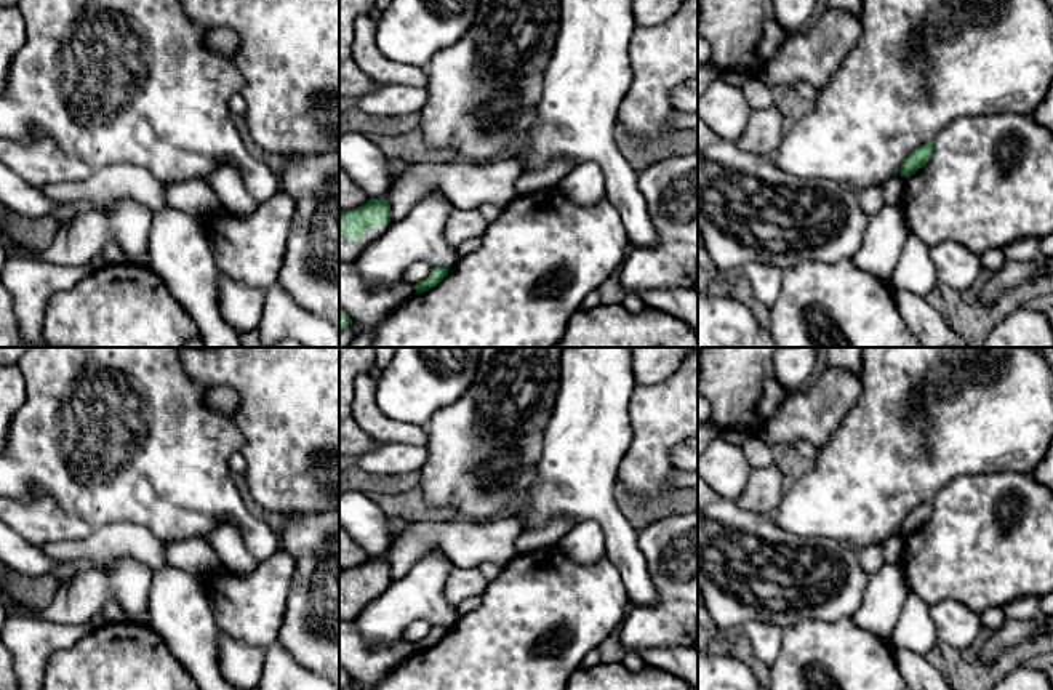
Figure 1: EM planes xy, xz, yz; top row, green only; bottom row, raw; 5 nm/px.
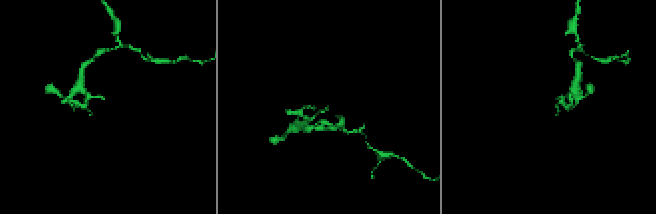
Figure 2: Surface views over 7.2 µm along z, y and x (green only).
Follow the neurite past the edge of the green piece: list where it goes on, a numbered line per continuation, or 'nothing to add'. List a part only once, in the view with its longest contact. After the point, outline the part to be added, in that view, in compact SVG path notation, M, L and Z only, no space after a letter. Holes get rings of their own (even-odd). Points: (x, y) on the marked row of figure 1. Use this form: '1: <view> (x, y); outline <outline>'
1: xz (349, 248); outline M384 223L381 226L368 226L365 239L339 239L339 261L355 263L363 250L387 231L389 224L390 223Z

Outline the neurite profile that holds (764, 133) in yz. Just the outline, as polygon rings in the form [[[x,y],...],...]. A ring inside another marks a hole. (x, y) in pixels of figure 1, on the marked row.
[[[770,106],[752,109],[746,130],[736,144],[741,150],[771,158],[783,138],[783,115],[776,106]]]

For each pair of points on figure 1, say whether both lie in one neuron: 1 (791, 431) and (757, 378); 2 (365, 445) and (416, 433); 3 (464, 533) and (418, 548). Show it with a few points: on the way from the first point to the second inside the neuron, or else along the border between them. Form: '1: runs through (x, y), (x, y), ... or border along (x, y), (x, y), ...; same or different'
1: border along (786, 399), (760, 434); different
2: border along (356, 421), (380, 444); different
3: runs through (453, 535), (429, 537); same

